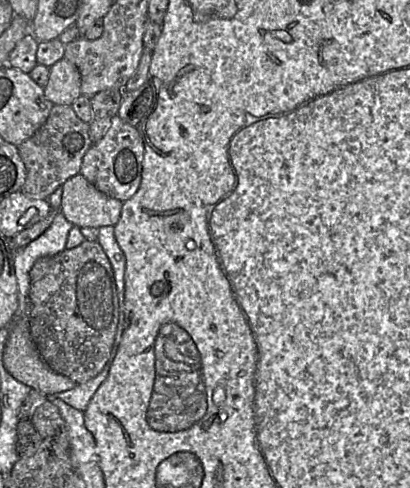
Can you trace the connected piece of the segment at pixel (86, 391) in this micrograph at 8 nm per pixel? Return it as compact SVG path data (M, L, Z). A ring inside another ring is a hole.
M117 322L116 336L110 353L110 357L106 362L104 368L101 370L101 372L85 383L78 384L70 390L54 394L53 395L54 398L58 398L63 402L65 402L66 404L70 405L71 407L80 410L84 413L93 395L100 387L100 385L104 382L104 380L107 378L110 368L117 354L120 342L121 338L118 337L118 322Z

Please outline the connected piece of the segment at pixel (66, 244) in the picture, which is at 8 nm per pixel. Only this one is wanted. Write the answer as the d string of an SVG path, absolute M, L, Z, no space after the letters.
M58 211L50 226L36 239L20 250L14 251L13 264L17 281L18 308L12 320L19 320L26 314L29 315L28 292L31 286L29 271L35 261L41 257L54 256L63 250L72 249L80 245L85 240L80 228L70 223L65 216Z

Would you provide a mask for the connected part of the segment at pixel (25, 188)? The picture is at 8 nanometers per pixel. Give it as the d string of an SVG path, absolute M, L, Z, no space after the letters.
M54 105L41 127L18 145L26 168L21 192L35 199L46 199L69 178L80 174L83 157L91 147L89 124L82 121L71 105Z

